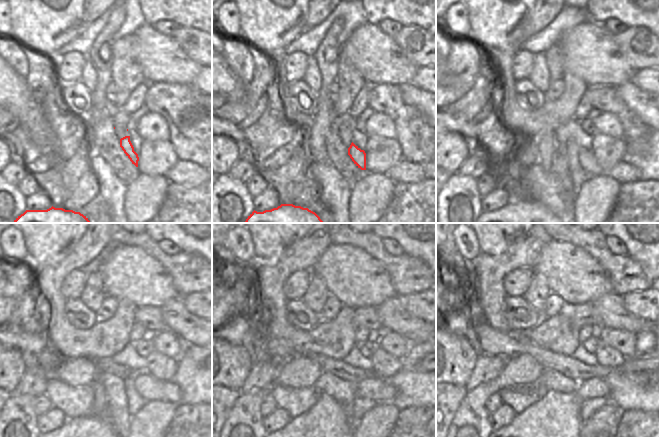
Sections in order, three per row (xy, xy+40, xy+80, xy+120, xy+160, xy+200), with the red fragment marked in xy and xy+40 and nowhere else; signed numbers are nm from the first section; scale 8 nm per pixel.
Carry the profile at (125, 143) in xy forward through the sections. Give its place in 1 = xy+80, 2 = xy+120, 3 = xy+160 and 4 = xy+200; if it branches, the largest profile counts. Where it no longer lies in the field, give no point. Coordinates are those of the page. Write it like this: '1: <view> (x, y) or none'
1: xy+80 (587, 160)
2: xy+120 (149, 387)
3: xy+160 (372, 388)
4: xy+200 (551, 426)

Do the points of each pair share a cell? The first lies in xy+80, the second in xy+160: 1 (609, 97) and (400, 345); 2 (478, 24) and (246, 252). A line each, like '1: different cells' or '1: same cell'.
1: different cells
2: different cells

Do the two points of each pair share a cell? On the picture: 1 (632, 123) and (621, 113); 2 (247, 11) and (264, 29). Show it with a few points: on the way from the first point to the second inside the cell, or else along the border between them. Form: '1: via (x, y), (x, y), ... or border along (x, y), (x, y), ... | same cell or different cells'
1: via (629, 120), (624, 115) | same cell
2: via (251, 15), (261, 25) | same cell

